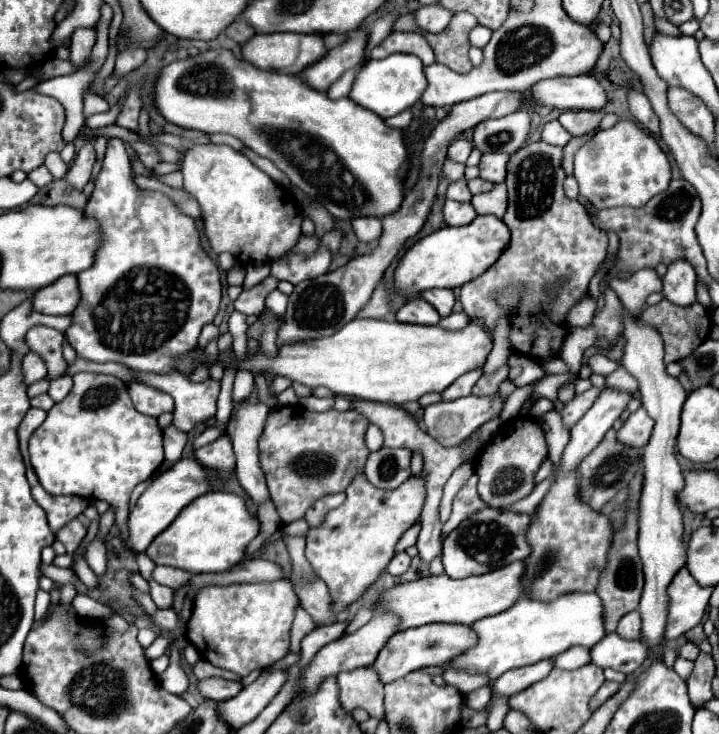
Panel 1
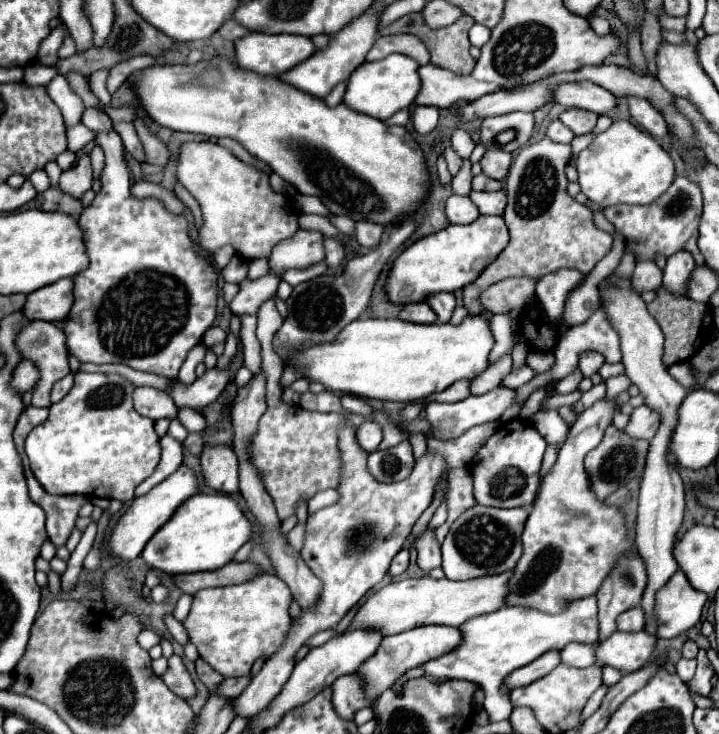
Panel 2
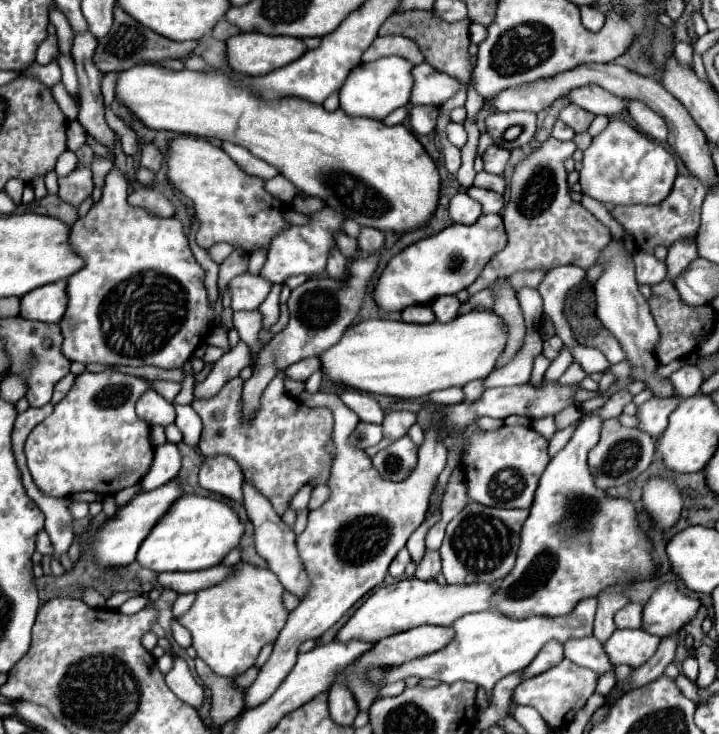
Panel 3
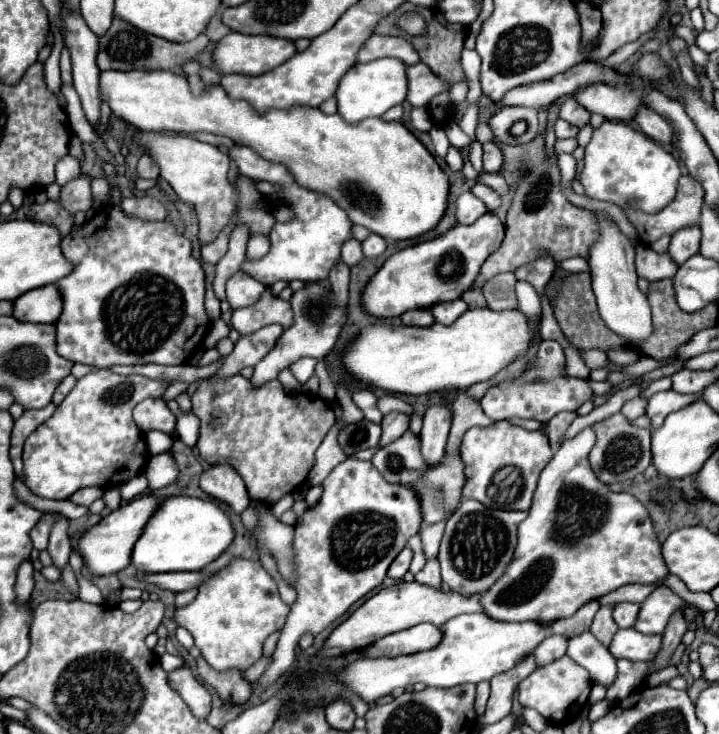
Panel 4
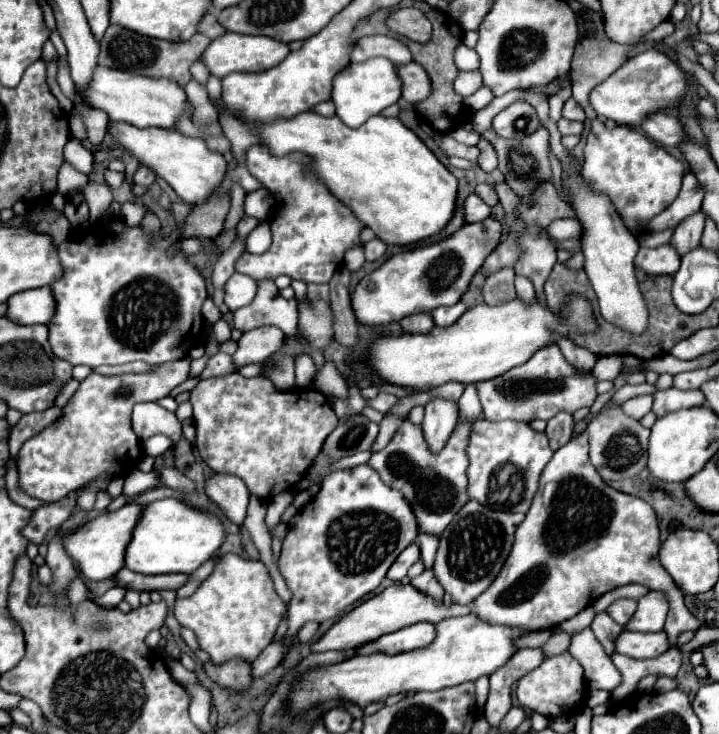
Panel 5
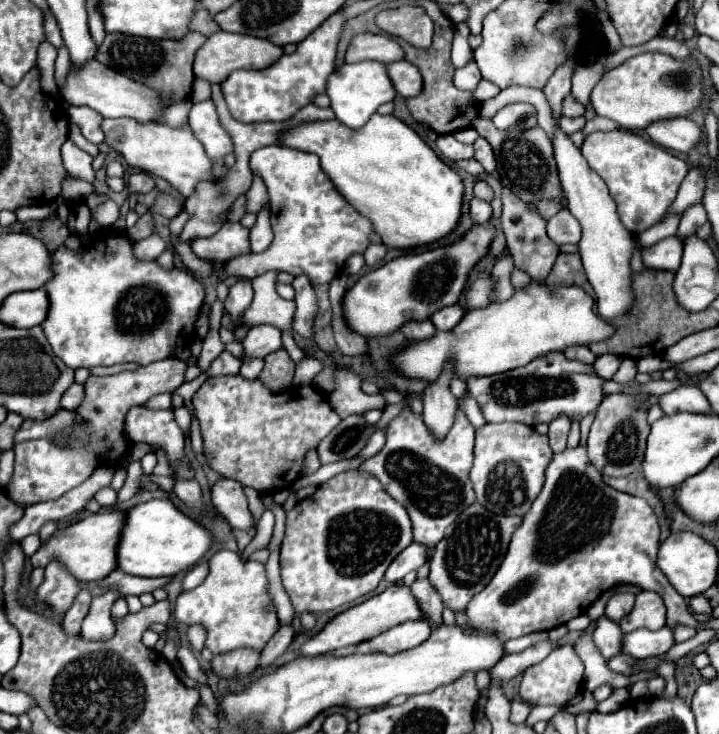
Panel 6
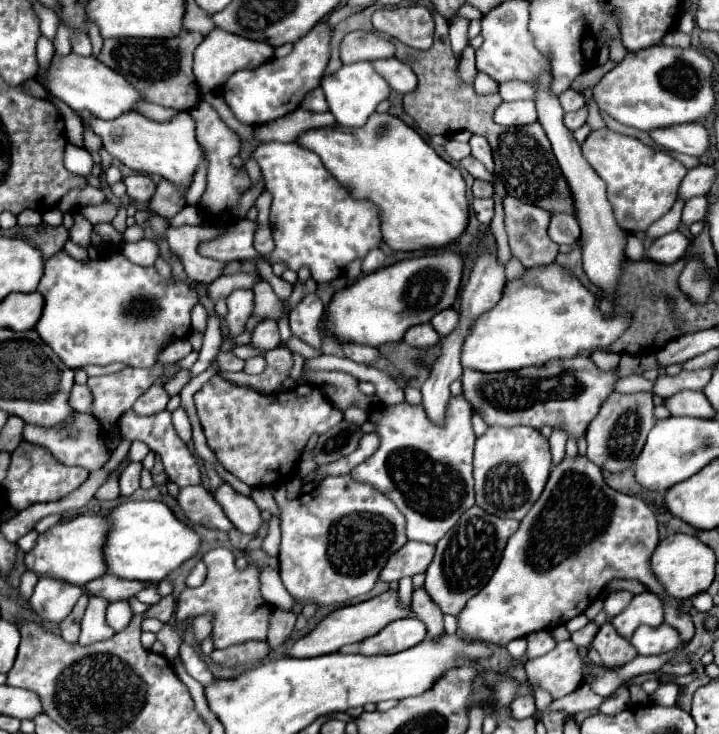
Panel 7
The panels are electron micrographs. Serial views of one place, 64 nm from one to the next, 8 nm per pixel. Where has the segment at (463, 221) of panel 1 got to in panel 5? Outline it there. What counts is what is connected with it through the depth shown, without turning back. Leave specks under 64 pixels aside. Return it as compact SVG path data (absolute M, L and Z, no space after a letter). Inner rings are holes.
M470 194L466 200L464 200L464 220L466 224L472 224L472 222L480 222L484 218L490 216L490 206L486 206L476 194Z

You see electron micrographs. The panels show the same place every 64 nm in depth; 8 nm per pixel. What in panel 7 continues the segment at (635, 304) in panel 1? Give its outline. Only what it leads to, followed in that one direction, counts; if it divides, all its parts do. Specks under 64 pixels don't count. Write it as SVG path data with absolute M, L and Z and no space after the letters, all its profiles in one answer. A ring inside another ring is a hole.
M670 232L658 240L652 242L652 246L646 250L646 258L656 264L674 264L684 258L690 242L682 232Z

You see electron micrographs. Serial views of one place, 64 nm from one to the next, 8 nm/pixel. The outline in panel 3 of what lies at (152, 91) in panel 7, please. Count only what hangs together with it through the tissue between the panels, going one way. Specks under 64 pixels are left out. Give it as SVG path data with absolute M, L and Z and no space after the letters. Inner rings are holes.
M116 2L114 6L114 24L112 24L112 30L108 36L104 36L100 42L98 42L98 48L94 52L94 66L106 74L106 72L114 72L114 70L128 70L132 66L136 66L140 60L152 60L152 62L160 62L160 60L166 60L166 58L182 58L182 56L188 56L194 52L194 46L196 42L174 42L174 40L168 40L160 34L156 34L154 30L150 28L144 28L142 24L134 22L132 16L128 16L120 4Z

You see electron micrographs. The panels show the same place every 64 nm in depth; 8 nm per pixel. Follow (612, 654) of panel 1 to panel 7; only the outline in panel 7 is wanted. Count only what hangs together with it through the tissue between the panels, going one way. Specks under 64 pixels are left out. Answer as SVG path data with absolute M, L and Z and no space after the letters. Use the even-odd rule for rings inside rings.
M662 624L658 628L640 626L630 638L630 644L636 648L640 656L652 656L652 654L662 654L662 652L670 652L678 648L682 644L682 638L668 624Z

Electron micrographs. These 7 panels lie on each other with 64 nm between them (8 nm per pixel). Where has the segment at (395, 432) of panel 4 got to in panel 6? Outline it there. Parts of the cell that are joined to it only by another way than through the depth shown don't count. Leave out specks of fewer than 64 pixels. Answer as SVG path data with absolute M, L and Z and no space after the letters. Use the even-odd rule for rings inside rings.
M380 428L380 430L376 430L376 434L368 440L366 448L364 448L358 456L362 456L362 458L370 458L370 456L374 456L378 450L382 450L384 444L386 444L386 428Z

